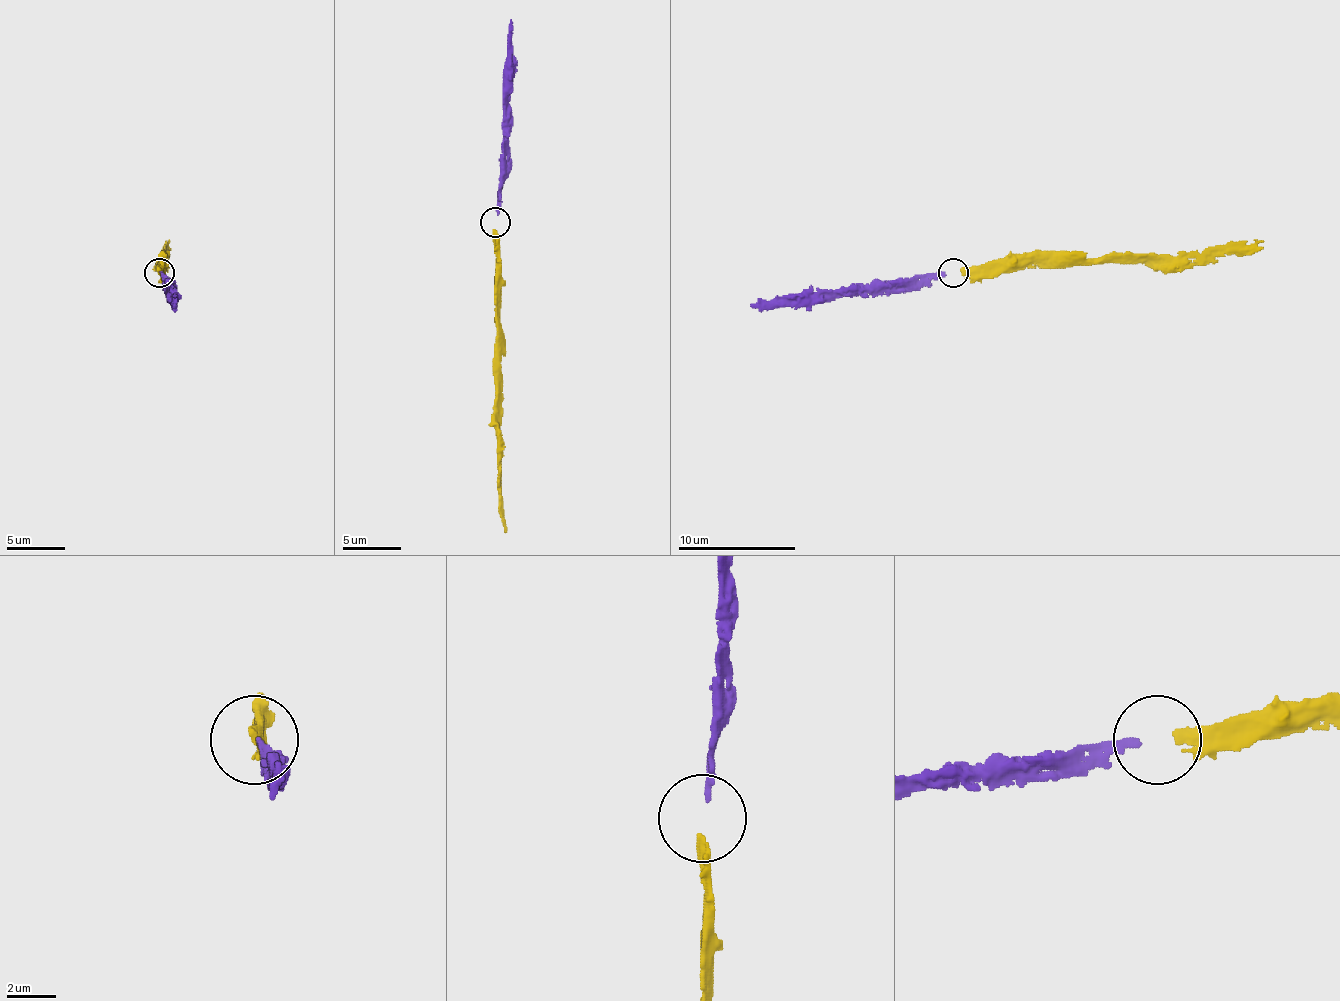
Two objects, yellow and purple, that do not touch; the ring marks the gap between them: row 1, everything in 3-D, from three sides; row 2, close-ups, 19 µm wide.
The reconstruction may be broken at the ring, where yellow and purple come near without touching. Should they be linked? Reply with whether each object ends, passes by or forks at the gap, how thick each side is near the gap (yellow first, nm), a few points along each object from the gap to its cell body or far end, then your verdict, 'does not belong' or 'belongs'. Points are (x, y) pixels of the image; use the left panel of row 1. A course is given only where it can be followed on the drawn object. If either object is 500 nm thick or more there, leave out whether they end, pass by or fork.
yellow ends | purple ends | 380/220 nm | yellow via (158, 270), (169, 240) | purple via (161, 273), (172, 287), (175, 308) | belongs

